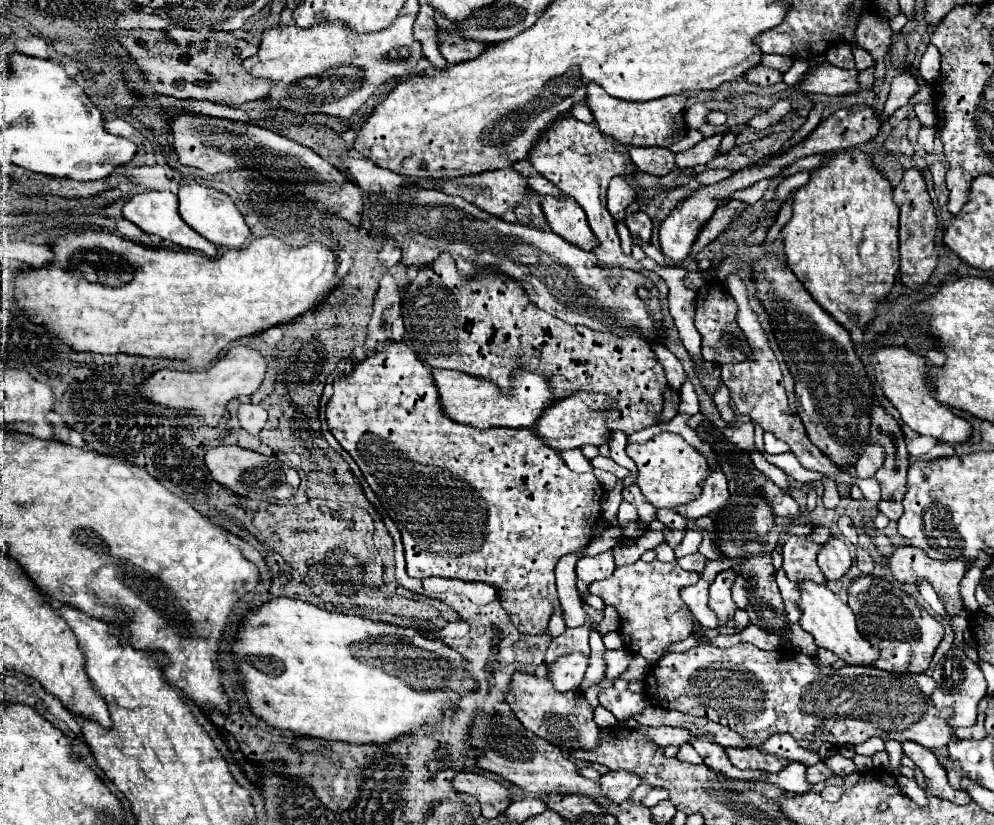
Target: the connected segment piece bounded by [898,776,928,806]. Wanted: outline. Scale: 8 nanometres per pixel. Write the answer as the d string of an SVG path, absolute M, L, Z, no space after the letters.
M900 776L900 778L898 778L898 786L900 786L900 790L902 790L906 796L910 796L916 804L920 804L920 806L926 806L926 804L928 804L928 802L926 802L926 796L924 796L924 790L916 784L914 778Z

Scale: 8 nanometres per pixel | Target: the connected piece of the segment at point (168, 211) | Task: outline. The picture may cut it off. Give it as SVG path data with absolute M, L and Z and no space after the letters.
M152 190L152 192L142 192L142 194L136 194L130 198L130 202L124 204L122 208L122 216L130 222L134 222L138 228L142 228L146 234L156 234L164 240L170 240L182 248L190 248L190 250L198 250L206 256L216 256L218 248L216 244L212 244L210 240L202 238L198 232L194 232L178 214L178 196L164 190L164 192L158 192L158 190Z

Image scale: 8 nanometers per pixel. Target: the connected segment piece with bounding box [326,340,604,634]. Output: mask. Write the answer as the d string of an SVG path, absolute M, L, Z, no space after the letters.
M388 340L382 350L374 352L372 358L364 358L354 364L354 370L350 374L344 374L334 380L334 394L326 406L326 420L328 428L334 434L334 438L340 442L340 446L356 460L360 466L366 482L374 490L374 494L380 498L382 506L390 514L390 518L396 522L398 530L402 532L404 540L404 552L406 552L406 570L408 576L412 578L430 578L430 576L442 576L442 578L460 578L460 580L474 580L474 582L488 582L494 584L500 592L502 606L506 612L516 620L520 632L528 634L540 634L548 628L548 620L552 616L554 606L558 604L556 598L556 584L554 584L554 566L556 562L580 548L584 548L590 540L590 528L600 520L600 502L604 496L604 488L598 484L592 472L578 474L566 468L564 460L558 456L556 450L552 450L548 444L544 444L542 438L536 436L532 428L474 428L466 424L458 424L452 418L448 418L440 406L440 396L430 372L430 366L426 366L416 352L408 348L406 342L394 342Z

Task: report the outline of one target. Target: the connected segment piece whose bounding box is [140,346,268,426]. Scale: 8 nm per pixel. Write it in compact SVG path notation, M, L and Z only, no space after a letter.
M234 346L226 352L226 356L204 370L158 370L140 386L140 394L150 402L166 404L170 408L190 408L204 424L216 426L232 398L254 394L262 386L266 368L268 360L262 352L250 346Z

